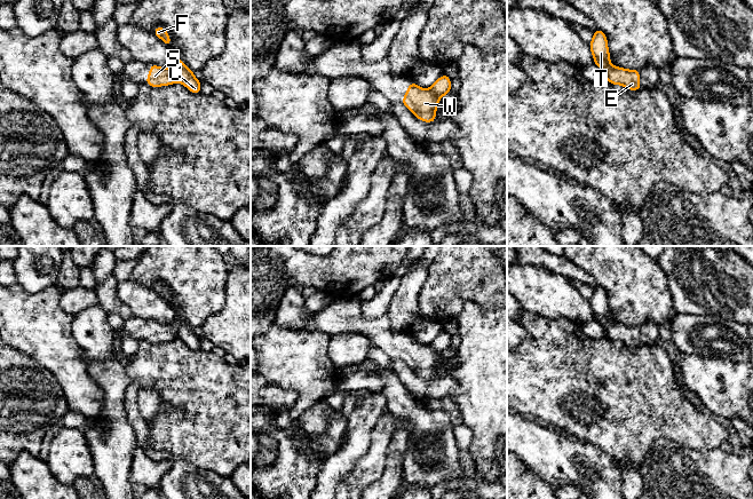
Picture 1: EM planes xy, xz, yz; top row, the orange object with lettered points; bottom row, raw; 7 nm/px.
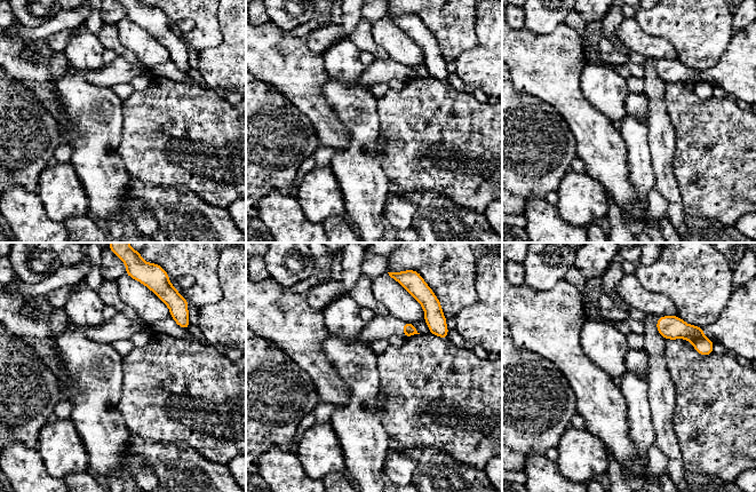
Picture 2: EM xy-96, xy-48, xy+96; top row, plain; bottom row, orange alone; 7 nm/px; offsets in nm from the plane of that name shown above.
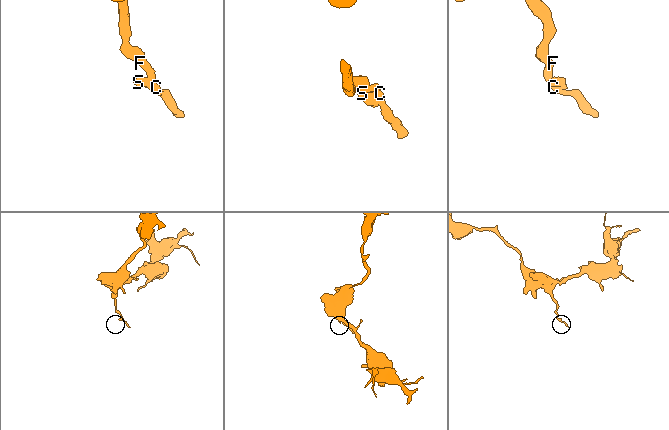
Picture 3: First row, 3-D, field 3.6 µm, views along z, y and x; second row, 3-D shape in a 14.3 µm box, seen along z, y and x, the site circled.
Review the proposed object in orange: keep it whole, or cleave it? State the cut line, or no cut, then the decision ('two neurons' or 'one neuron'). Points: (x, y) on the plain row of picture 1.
xy (172, 323), (177, 337) | two neurons

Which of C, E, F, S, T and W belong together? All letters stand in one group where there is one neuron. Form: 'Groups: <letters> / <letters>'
Groups: C F T / E S W

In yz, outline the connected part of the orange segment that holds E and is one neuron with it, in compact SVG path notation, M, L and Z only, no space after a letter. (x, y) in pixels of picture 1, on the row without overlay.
M612 323L605 336L612 341L621 341L628 347L642 346L640 340L640 326Z

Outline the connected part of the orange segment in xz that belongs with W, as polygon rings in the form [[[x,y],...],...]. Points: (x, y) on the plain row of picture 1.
[[[415,339],[409,340],[409,346],[402,355],[402,359],[421,378],[436,378],[439,354],[431,347],[419,343]]]

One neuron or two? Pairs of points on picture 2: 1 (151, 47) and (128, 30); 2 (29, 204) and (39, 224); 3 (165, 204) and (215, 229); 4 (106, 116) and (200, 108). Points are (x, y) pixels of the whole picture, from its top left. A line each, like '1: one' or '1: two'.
1: one
2: one
3: one
4: two

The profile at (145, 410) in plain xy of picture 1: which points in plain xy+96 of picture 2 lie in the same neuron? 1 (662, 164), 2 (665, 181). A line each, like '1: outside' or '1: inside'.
1: inside
2: inside

